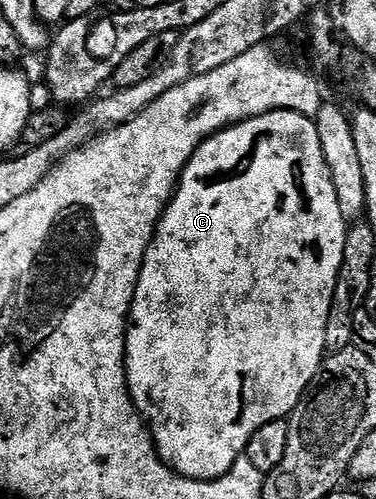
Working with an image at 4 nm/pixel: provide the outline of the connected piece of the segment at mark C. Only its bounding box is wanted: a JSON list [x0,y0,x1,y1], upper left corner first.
[125,111,348,479]

